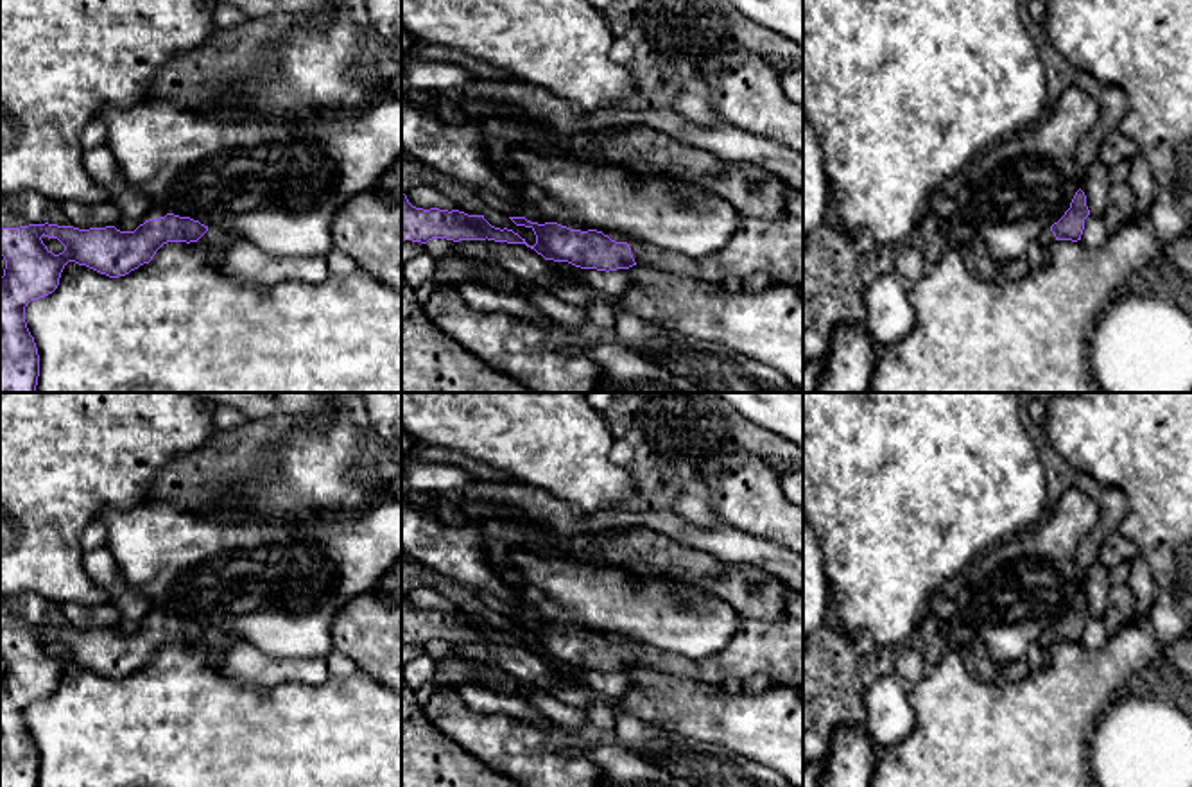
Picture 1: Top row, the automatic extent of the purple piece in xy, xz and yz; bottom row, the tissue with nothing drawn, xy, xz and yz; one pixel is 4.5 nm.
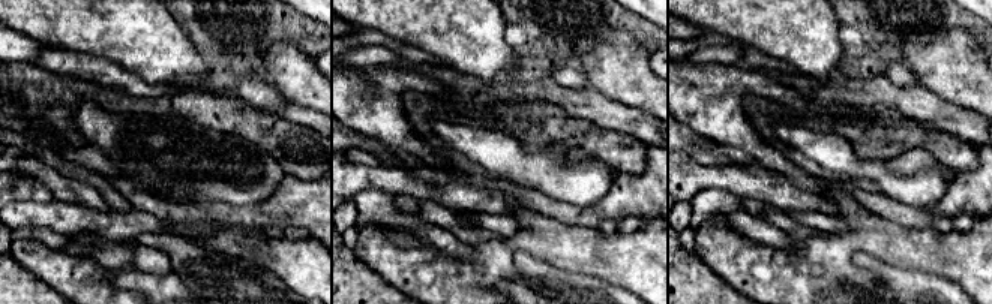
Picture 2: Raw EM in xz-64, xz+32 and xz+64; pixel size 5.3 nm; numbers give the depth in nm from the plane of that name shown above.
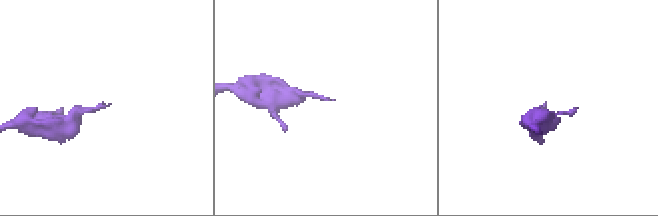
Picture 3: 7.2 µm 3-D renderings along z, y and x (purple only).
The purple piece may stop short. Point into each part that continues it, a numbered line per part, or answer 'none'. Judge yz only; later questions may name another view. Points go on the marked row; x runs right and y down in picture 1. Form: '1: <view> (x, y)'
1: yz (1045, 239)

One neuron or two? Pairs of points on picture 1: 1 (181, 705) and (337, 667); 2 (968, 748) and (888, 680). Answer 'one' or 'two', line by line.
1: two
2: two

